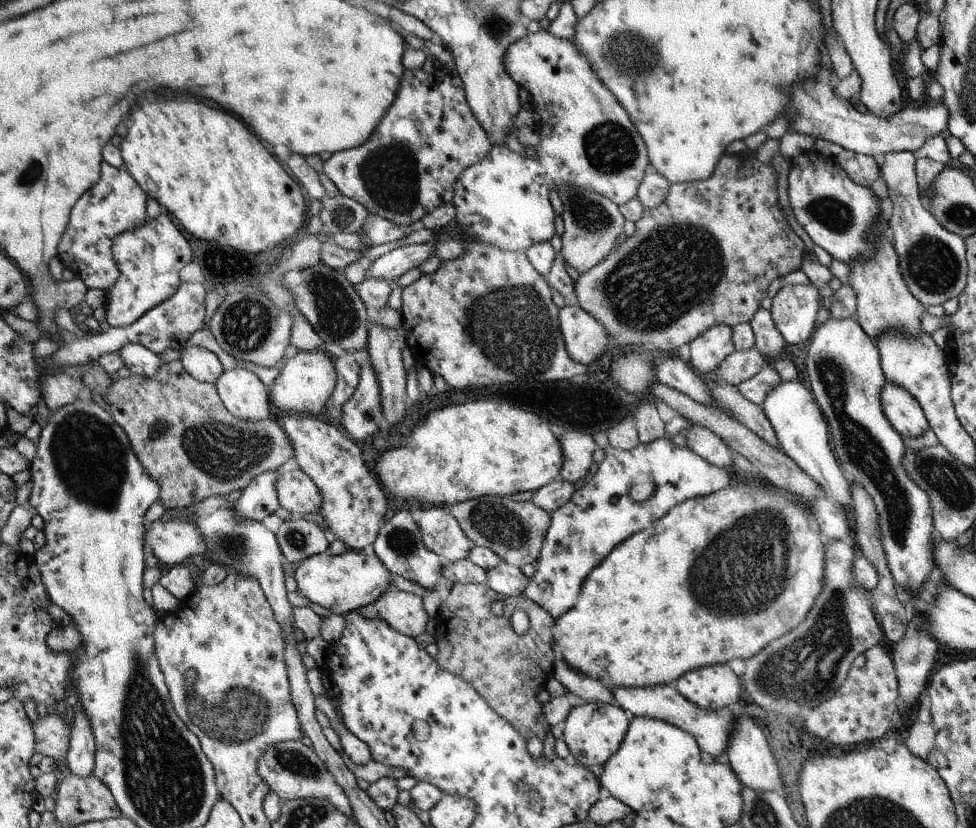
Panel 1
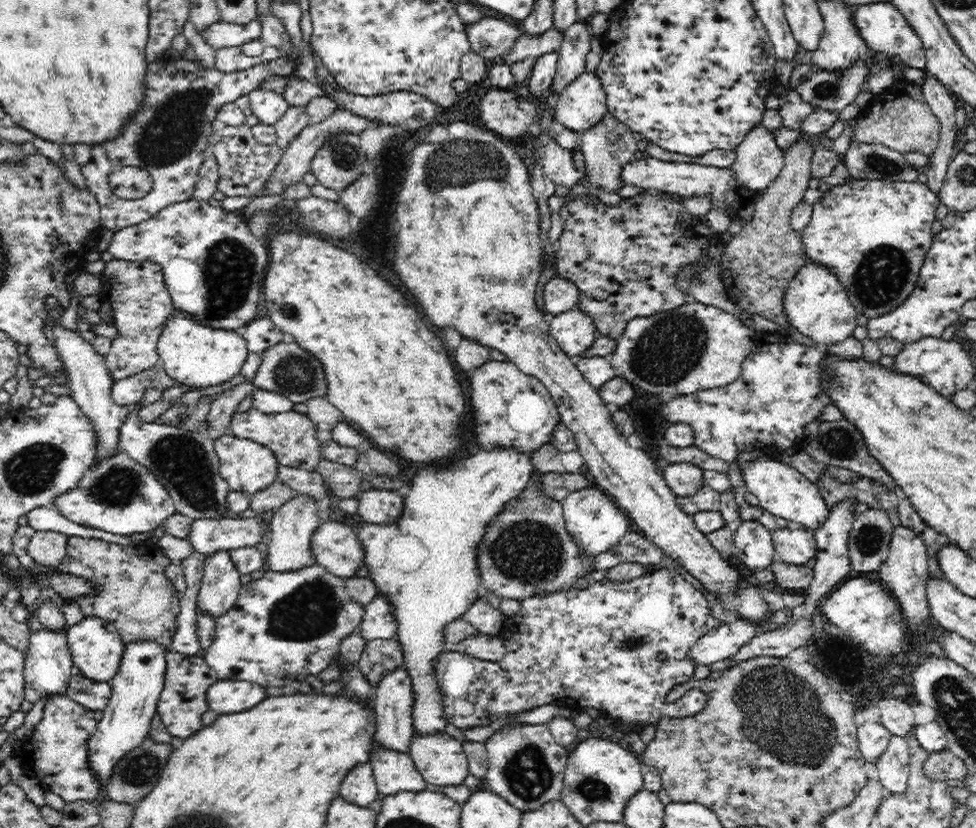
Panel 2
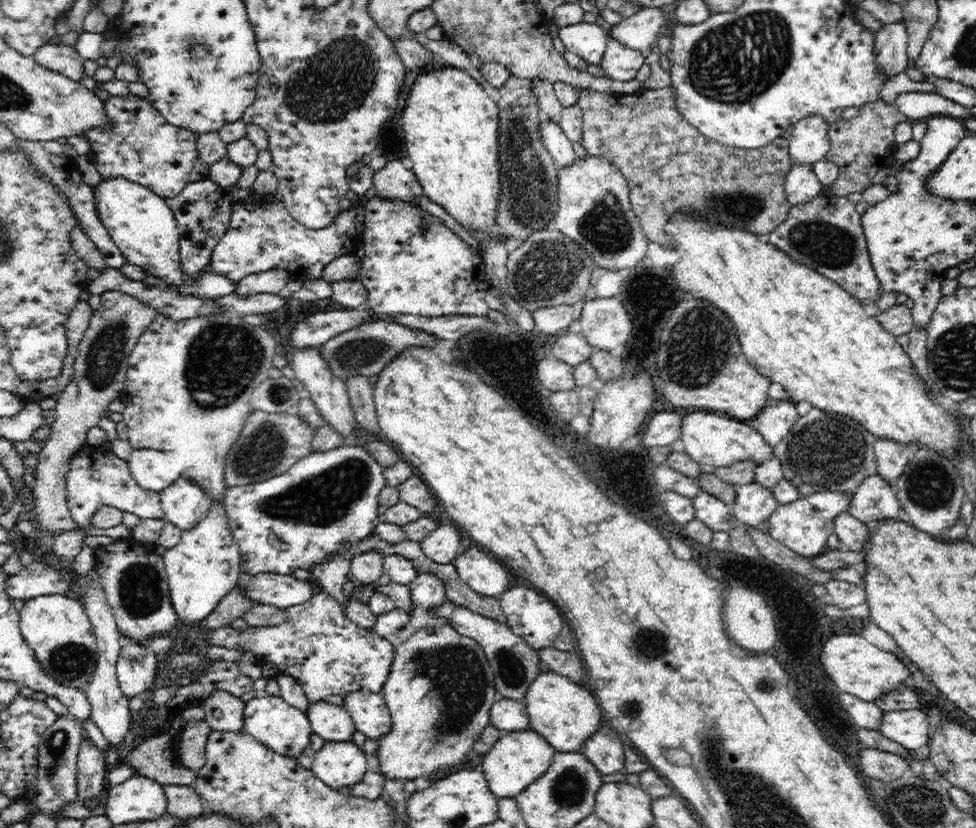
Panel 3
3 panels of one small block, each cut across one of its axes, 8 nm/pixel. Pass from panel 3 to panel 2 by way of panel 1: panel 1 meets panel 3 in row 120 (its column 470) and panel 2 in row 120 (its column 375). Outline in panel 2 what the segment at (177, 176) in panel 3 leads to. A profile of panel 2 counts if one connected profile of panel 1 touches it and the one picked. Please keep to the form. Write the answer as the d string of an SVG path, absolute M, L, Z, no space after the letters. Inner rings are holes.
M284 56L274 58L243 71L222 72L220 69L206 69L199 66L196 60L179 59L175 66L155 60L149 63L146 70L146 100L142 104L142 112L132 116L132 120L124 126L124 132L100 146L88 146L87 144L74 144L68 149L72 159L80 166L82 176L86 179L88 191L96 197L100 204L100 221L102 228L111 232L118 232L124 228L141 224L144 220L158 215L160 210L174 204L187 202L192 199L195 185L198 183L199 168L204 160L203 154L206 152L211 140L212 122L217 116L218 109L223 104L234 103L239 96L244 96L252 90L260 87L260 84L272 76L286 76L293 72L296 64ZM123 166L136 166L143 168L152 176L153 188L144 198L137 200L123 200L116 197L113 191L106 186L112 171Z

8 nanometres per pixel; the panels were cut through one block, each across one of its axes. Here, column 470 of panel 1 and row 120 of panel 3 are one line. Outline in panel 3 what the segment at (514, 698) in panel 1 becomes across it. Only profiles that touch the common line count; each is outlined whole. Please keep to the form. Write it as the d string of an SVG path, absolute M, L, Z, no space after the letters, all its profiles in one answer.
M672 84L660 90L645 88L631 95L581 89L578 105L583 112L581 144L587 154L603 156L626 178L630 201L642 232L645 232L648 240L664 249L670 246L670 237L666 234L668 200L672 200L681 212L686 212L684 208L692 208L692 214L696 212L710 220L710 223L724 222L728 227L738 227L757 236L770 235L774 228L778 228L778 224L786 221L791 205L786 196L785 178L793 163L789 155L789 139L780 136L759 149L739 149L707 139L678 111L676 91Z

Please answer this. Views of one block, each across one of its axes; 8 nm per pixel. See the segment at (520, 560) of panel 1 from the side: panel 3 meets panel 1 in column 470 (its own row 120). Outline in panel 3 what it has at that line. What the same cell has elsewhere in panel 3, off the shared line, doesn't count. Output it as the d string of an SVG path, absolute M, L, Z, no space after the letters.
M510 75L506 84L498 88L500 100L497 102L499 108L500 130L498 135L498 158L500 181L502 192L500 192L500 204L498 204L498 216L496 223L502 228L501 235L506 235L508 241L524 242L530 239L537 230L544 231L552 226L554 216L558 213L558 164L548 153L548 149L542 145L540 137L541 112L538 97L532 91L532 81L518 76Z

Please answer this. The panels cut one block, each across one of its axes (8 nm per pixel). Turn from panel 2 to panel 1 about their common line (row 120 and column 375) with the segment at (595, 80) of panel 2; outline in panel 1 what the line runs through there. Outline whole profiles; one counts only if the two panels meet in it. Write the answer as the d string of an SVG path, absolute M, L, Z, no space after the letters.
M349 549L342 555L317 554L300 561L292 568L301 595L310 602L328 608L332 614L347 614L374 602L387 591L394 575L385 568L378 557L369 557L363 551Z

